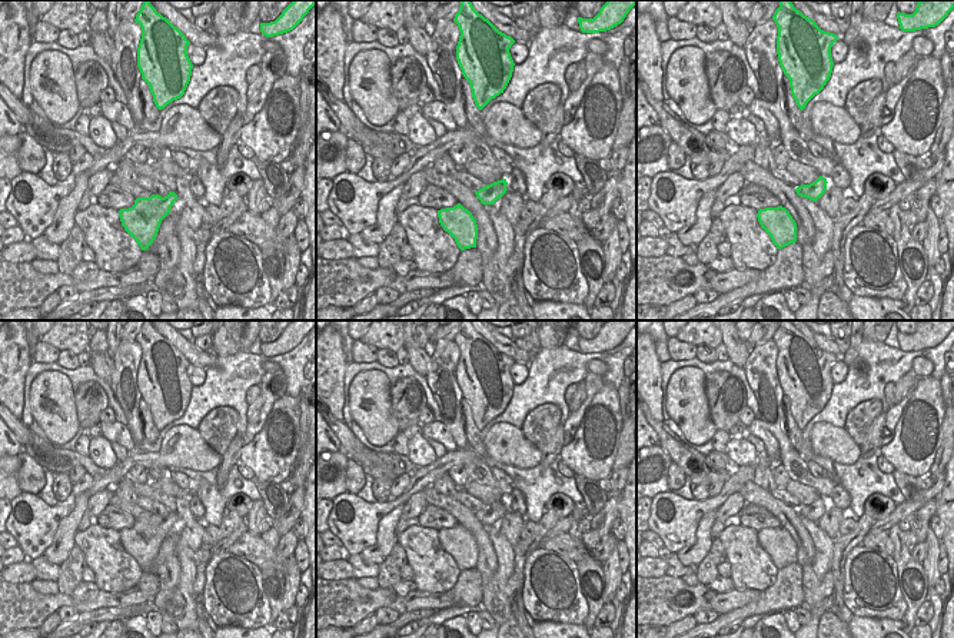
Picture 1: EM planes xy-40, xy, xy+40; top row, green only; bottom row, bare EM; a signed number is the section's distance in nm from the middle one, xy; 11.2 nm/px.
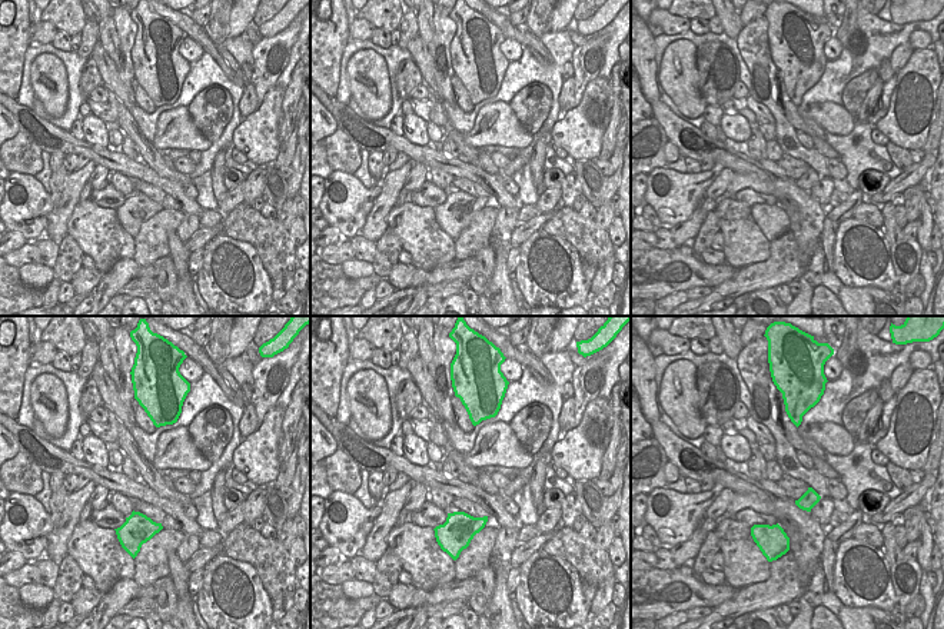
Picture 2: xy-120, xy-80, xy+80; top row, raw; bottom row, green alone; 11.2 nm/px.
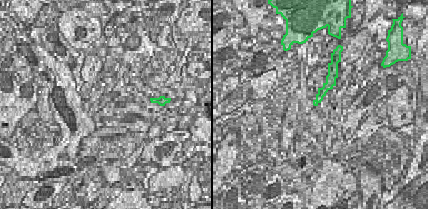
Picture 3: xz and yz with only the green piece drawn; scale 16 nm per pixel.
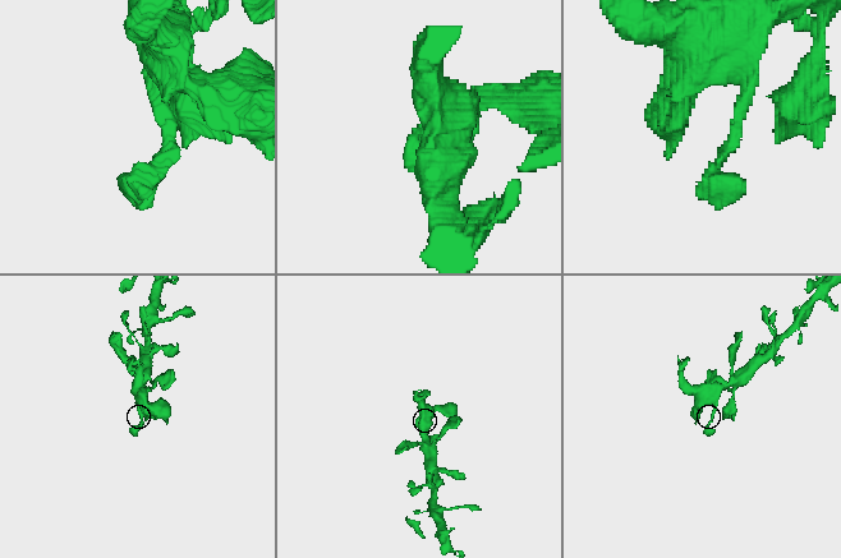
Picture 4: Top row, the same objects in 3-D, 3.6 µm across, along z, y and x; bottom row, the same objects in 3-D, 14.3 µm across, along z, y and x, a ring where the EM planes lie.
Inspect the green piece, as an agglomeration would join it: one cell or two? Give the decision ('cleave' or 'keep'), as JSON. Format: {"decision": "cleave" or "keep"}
{"decision": "keep"}

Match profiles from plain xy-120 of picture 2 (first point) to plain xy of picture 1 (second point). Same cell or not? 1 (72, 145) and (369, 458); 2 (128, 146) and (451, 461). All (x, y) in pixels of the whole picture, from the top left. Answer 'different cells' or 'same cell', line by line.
1: same cell
2: different cells

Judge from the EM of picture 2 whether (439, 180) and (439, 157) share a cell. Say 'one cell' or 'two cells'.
two cells

